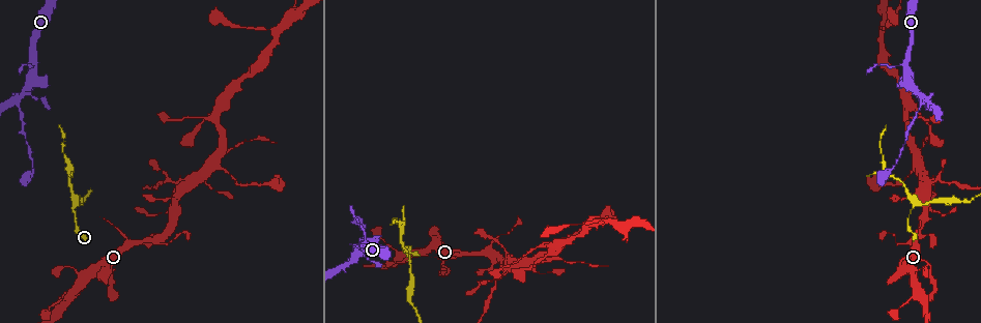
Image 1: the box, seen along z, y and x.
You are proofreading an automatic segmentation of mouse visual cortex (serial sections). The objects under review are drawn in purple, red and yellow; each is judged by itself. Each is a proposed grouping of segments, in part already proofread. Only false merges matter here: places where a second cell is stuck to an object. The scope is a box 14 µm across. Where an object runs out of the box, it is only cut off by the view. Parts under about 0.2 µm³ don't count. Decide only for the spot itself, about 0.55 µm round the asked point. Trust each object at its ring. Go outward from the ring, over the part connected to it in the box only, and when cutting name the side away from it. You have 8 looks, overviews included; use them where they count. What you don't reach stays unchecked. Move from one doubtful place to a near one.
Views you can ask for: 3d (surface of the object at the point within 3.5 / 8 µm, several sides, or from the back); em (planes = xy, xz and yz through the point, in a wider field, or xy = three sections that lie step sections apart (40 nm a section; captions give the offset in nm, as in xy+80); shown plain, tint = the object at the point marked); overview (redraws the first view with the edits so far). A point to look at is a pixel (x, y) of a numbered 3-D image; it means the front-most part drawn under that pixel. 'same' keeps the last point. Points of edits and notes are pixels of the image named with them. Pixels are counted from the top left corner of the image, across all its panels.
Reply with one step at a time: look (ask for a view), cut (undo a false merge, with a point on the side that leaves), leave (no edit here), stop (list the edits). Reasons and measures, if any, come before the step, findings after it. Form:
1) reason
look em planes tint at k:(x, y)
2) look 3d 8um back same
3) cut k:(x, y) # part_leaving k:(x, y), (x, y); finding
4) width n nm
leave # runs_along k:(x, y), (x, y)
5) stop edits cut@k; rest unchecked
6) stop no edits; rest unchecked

sharp bend
look 3d 3.5um at 1:(74, 213)

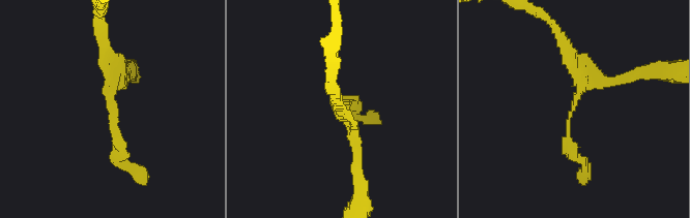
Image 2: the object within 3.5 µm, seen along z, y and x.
now the EM
look em xy step 5 plain at 2:(115, 112)

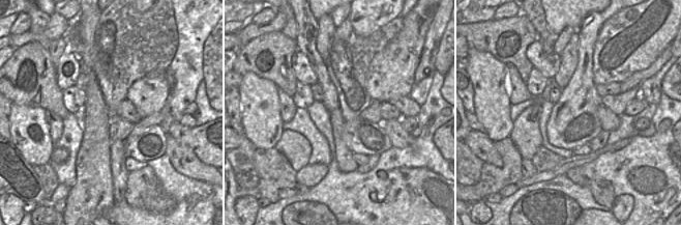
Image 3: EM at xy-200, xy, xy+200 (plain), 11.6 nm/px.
with the object marked
look em xy step 5 tint same

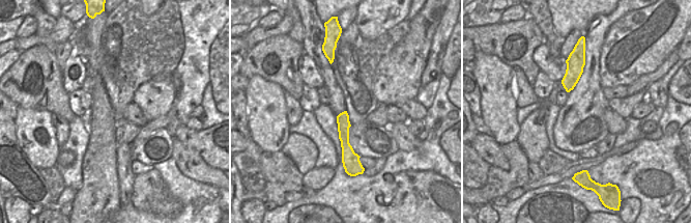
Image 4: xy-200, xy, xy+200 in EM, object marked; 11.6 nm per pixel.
leave # runs_along 4:(344, 114), (344, 143), (352, 158); one cell here

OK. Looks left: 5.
a fork
look 3d 3.5um at 1:(180, 189)

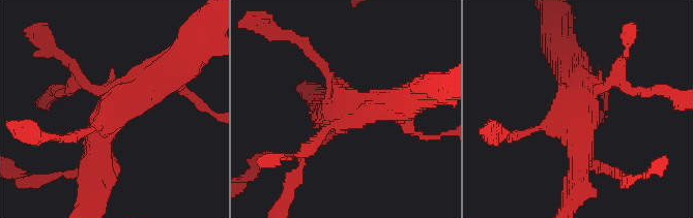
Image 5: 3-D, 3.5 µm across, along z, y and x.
shape alone is not enough
look em xy step 1 tint at 5:(116, 105)

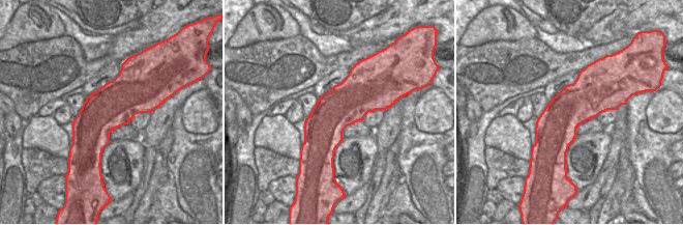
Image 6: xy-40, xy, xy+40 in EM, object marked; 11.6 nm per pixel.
another direction
look em xy step 2 tint same

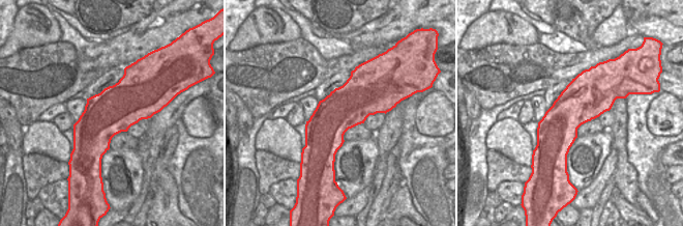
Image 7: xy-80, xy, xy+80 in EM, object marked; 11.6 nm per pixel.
leave # runs_along 5:(94, 168), (105, 118), (174, 67); all the same cell

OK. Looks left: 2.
look 3d 3.5um at 1:(909, 108)

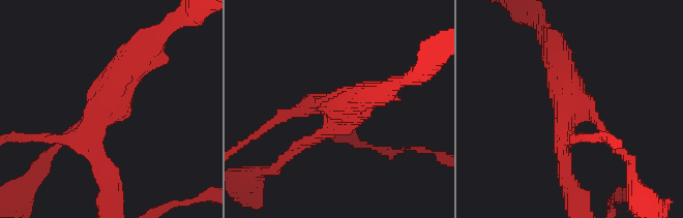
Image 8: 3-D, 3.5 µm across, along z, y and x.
now the EM
look em xy step 3 tint at 8:(335, 109)

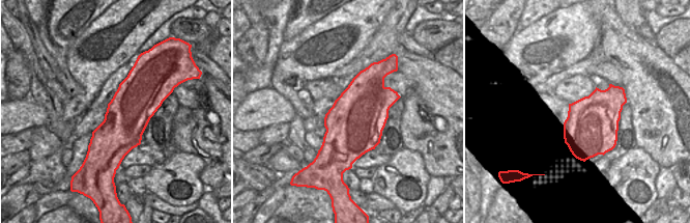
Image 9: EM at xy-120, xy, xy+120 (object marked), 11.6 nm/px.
leave # runs_along 8:(104, 169), (91, 128), (142, 52); one cell here

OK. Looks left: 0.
stop no edits; rest unchecked

